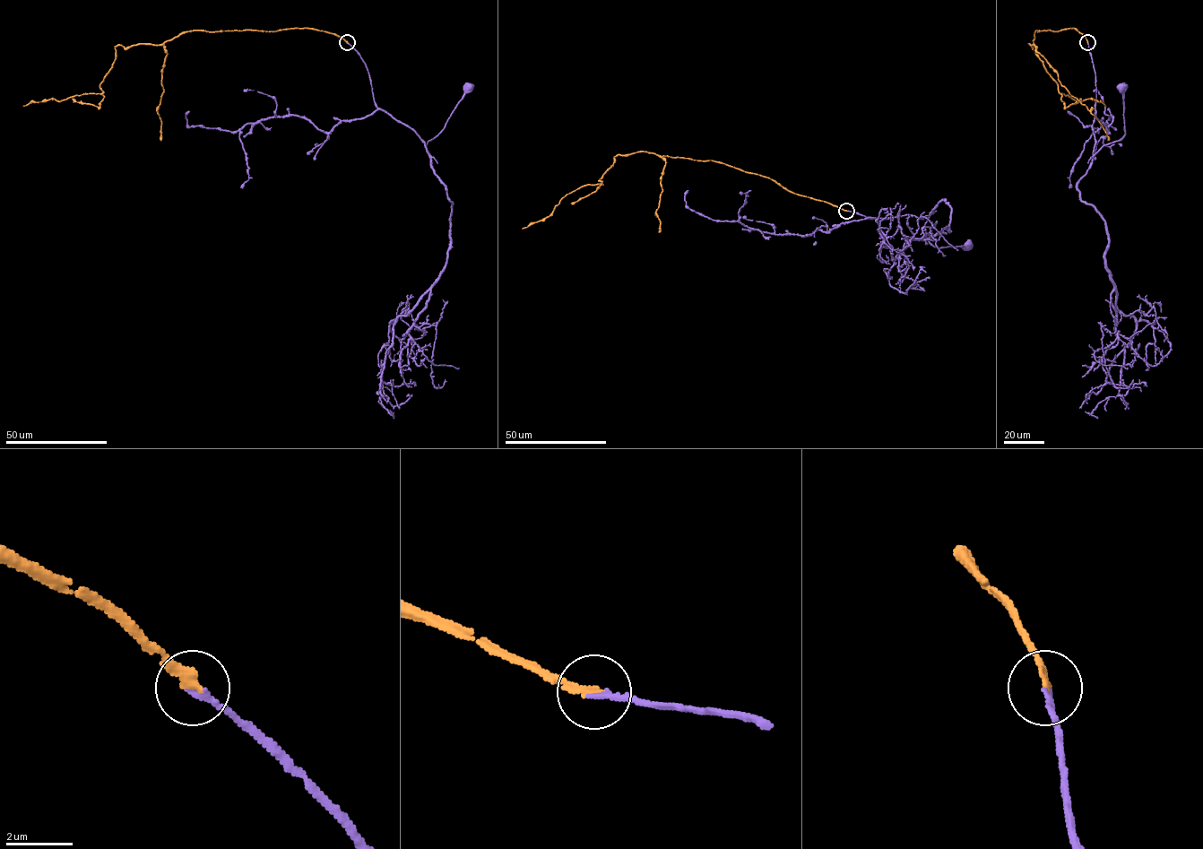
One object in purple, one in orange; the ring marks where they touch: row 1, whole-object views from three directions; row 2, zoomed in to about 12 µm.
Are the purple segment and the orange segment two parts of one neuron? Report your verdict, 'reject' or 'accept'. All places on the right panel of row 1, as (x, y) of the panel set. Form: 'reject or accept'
accept

